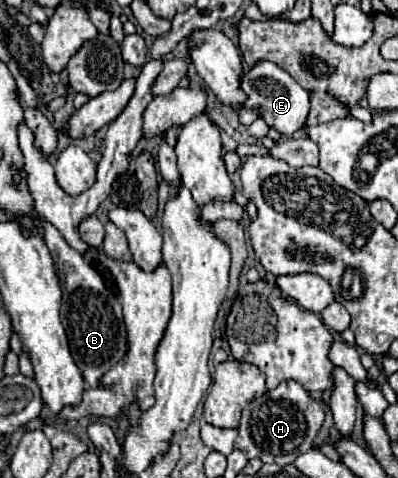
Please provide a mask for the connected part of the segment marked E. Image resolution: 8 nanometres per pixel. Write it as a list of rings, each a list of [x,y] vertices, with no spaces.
[[[256,62],[248,68],[240,78],[240,88],[246,92],[244,108],[258,110],[258,116],[266,120],[266,124],[280,134],[294,134],[300,126],[306,124],[310,112],[310,92],[306,92],[288,72],[272,62]]]

